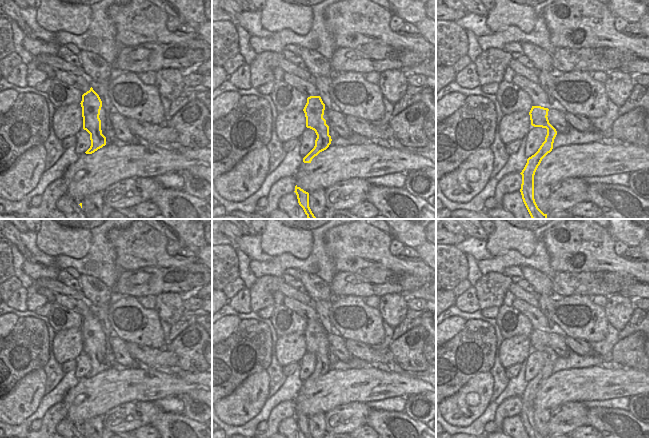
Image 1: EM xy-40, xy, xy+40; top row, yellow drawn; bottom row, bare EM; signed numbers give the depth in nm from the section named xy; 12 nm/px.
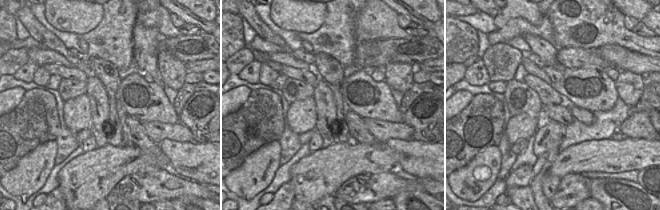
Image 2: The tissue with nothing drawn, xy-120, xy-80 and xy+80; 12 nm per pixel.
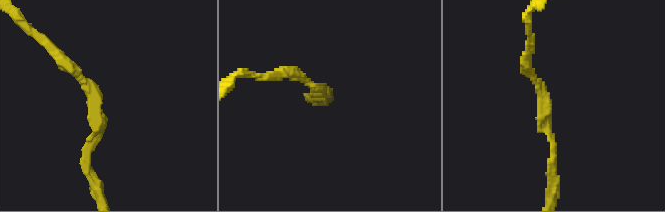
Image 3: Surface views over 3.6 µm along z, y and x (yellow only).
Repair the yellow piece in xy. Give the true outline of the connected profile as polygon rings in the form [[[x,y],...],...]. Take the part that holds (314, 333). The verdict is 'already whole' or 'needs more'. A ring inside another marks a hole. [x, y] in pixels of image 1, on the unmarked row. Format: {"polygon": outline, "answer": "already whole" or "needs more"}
{"polygon": [[[310,320],[303,333],[306,341],[306,351],[315,355],[317,362],[314,372],[303,382],[304,387],[311,387],[320,376],[326,374],[331,368],[329,350],[323,342],[325,328],[320,320]]], "answer": "already whole"}

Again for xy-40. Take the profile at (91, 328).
{"polygon": [[[91,311],[82,319],[81,325],[83,353],[90,358],[91,370],[85,376],[92,378],[106,369],[106,361],[102,358],[101,344],[99,342],[102,325],[99,319]]], "answer": "already whole"}

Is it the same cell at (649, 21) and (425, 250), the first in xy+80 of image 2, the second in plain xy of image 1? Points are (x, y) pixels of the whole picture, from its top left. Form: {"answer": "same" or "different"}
{"answer": "same"}

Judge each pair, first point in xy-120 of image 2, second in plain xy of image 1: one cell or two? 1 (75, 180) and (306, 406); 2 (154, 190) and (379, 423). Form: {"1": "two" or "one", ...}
{"1": "one", "2": "two"}

